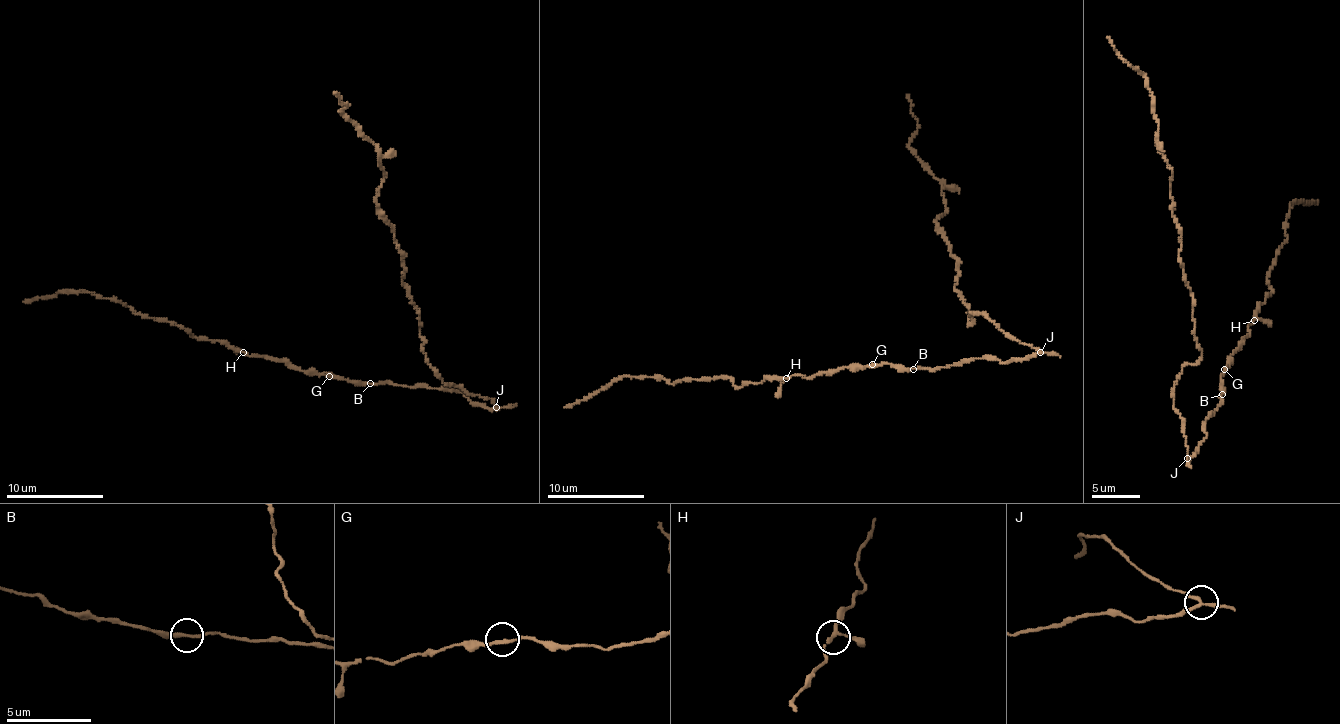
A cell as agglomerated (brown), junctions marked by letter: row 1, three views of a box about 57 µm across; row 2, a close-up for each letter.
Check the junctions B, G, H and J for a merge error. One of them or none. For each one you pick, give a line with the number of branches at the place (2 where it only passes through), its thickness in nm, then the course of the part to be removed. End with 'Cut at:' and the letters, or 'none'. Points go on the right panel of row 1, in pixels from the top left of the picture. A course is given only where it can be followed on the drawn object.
J: 3 branches meet; 190 nm thick; foreign part runs (1187, 459), (1173, 402), (1182, 368), (1202, 355), (1179, 255), (1172, 168), (1158, 148), (1154, 97), (1107, 37)
Cut at: J

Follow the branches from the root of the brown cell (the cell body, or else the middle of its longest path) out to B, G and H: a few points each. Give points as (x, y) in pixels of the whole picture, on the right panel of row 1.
B: (1195, 453), (1206, 435), (1206, 417), (1220, 404), (1222, 394)
G: (1195, 453), (1206, 435), (1206, 417), (1220, 404), (1224, 369)
H: (1195, 453), (1206, 435), (1206, 417), (1220, 404), (1221, 376), (1228, 360), (1247, 336), (1248, 326), (1254, 320)

